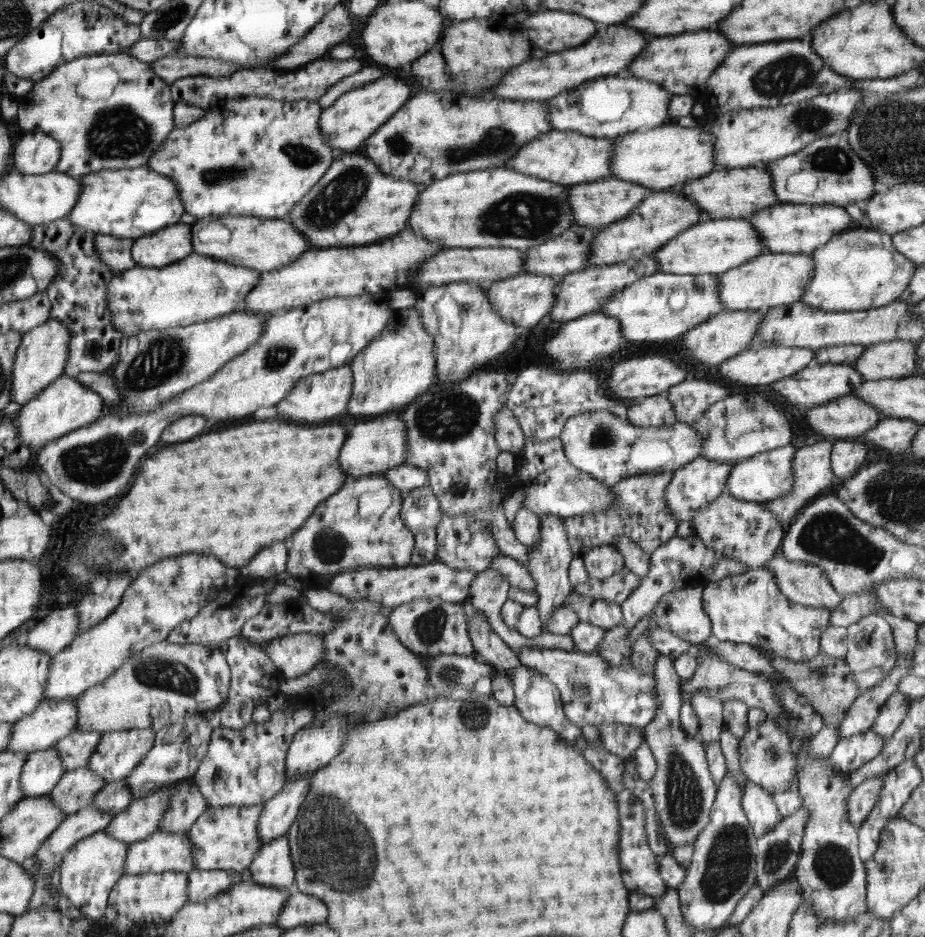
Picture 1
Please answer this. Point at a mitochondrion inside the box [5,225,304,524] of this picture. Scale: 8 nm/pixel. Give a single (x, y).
(95, 464)

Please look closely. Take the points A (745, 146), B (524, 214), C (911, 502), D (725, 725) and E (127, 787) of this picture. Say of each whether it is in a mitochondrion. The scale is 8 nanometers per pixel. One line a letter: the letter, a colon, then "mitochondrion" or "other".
A: other
B: mitochondrion
C: mitochondrion
D: other
E: other

